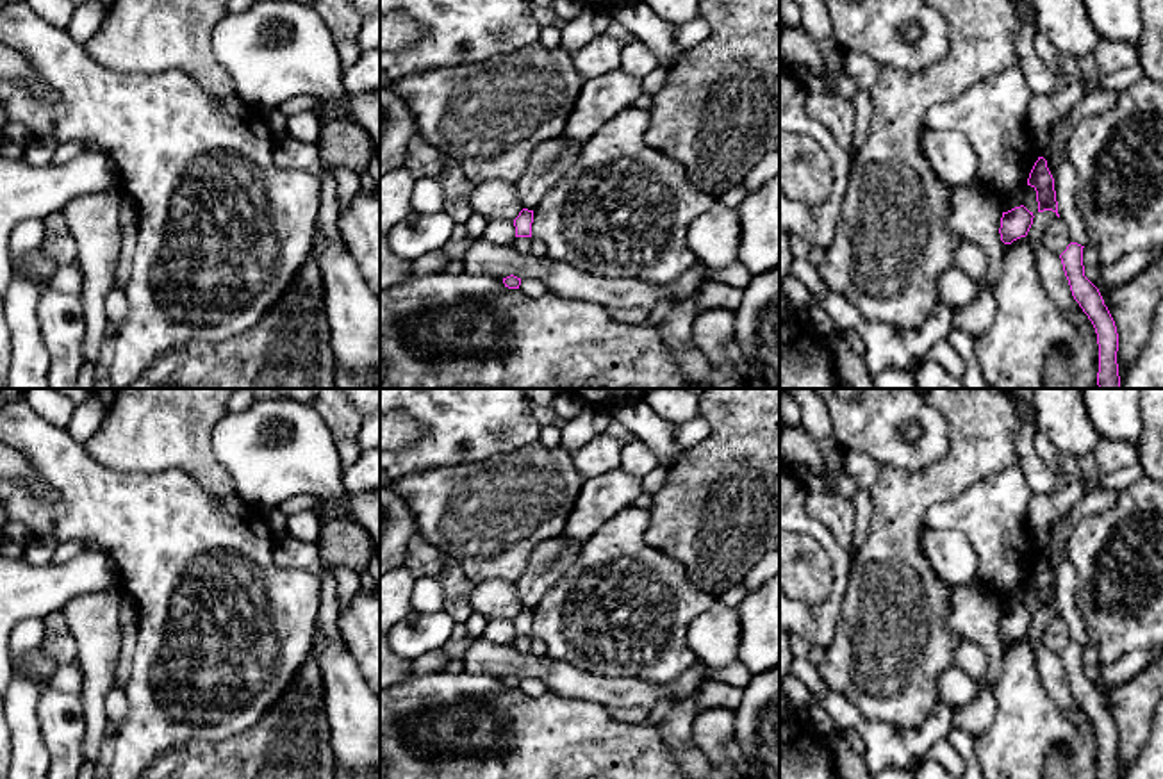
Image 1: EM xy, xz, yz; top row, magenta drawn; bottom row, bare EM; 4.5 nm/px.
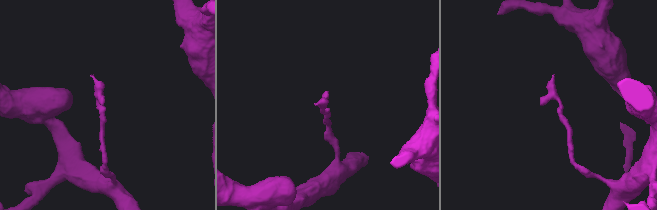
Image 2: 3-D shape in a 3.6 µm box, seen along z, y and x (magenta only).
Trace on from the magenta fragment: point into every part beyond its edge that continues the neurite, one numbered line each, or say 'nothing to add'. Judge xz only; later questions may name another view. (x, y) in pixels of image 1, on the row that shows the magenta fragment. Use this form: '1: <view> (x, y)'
nothing to add

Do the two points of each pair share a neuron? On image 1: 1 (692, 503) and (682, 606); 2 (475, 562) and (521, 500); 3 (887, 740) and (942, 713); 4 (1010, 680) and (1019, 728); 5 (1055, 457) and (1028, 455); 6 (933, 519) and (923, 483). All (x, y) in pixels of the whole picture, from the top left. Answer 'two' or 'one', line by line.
1: two
2: one
3: one
4: one
5: two
6: two

